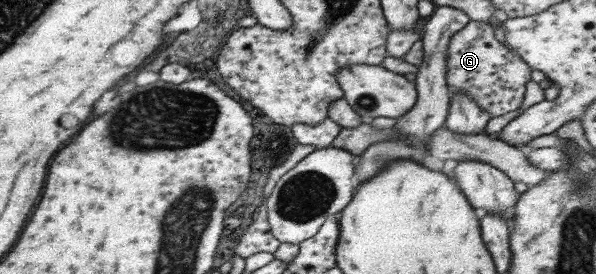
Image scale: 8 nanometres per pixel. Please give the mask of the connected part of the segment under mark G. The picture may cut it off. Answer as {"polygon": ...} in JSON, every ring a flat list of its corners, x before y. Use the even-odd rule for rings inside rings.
{"polygon":[[469,20,450,37,445,56,445,79,450,96,466,93,489,118,518,109,531,72,531,68,502,41,498,30,488,23]]}

